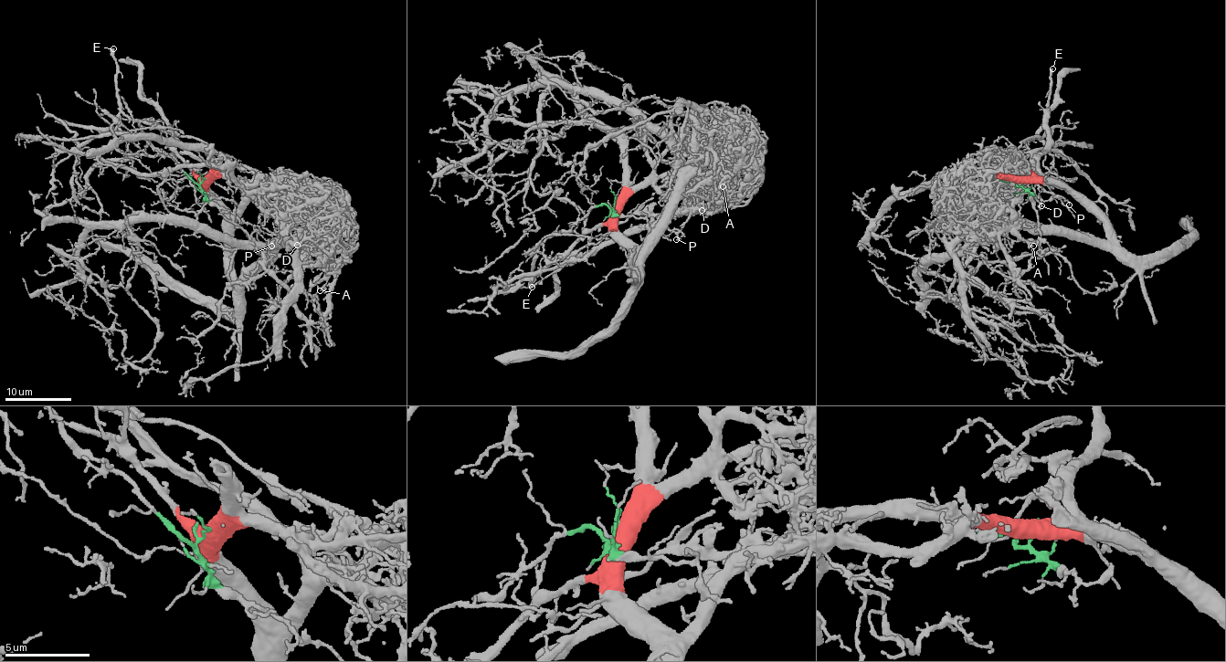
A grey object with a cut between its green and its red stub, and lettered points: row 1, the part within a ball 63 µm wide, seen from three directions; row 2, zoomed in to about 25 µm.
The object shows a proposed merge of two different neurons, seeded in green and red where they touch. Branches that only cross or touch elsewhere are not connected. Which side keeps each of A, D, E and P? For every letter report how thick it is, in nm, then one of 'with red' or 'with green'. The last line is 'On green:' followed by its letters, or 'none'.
A: 170 nm | with red
D: 200 nm | with red
E: 320 nm | with green
P: 140 nm | with green
On green: E, P

